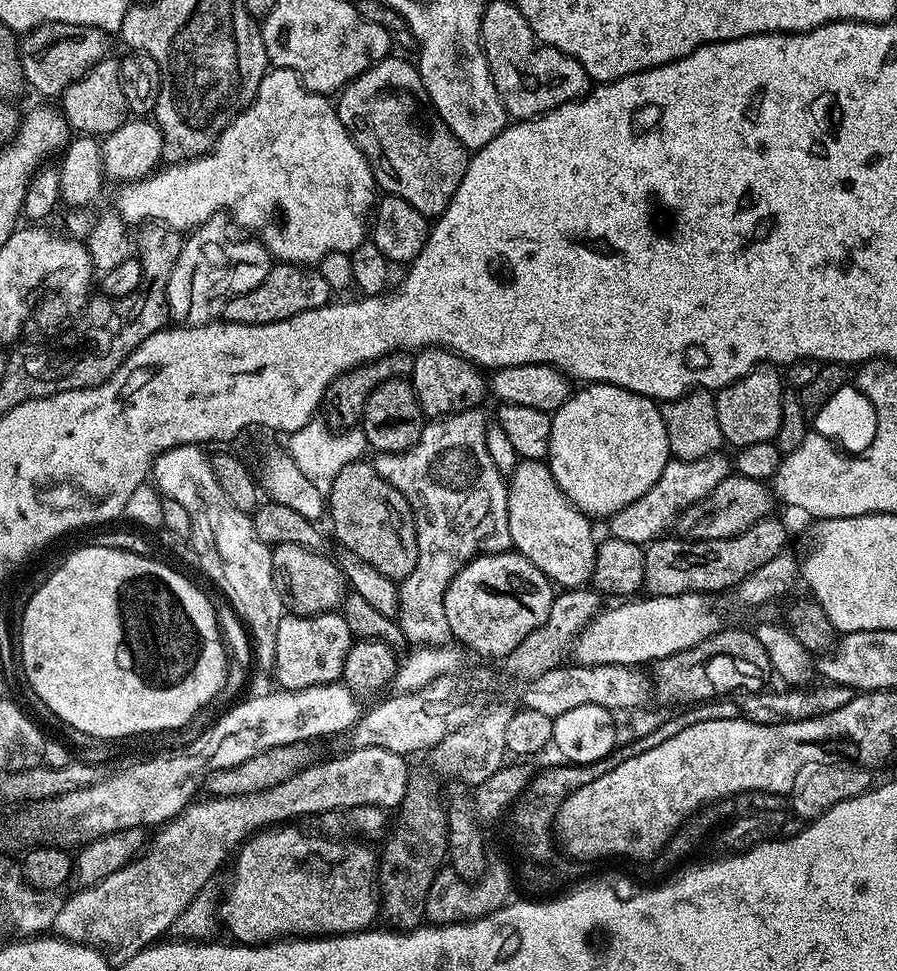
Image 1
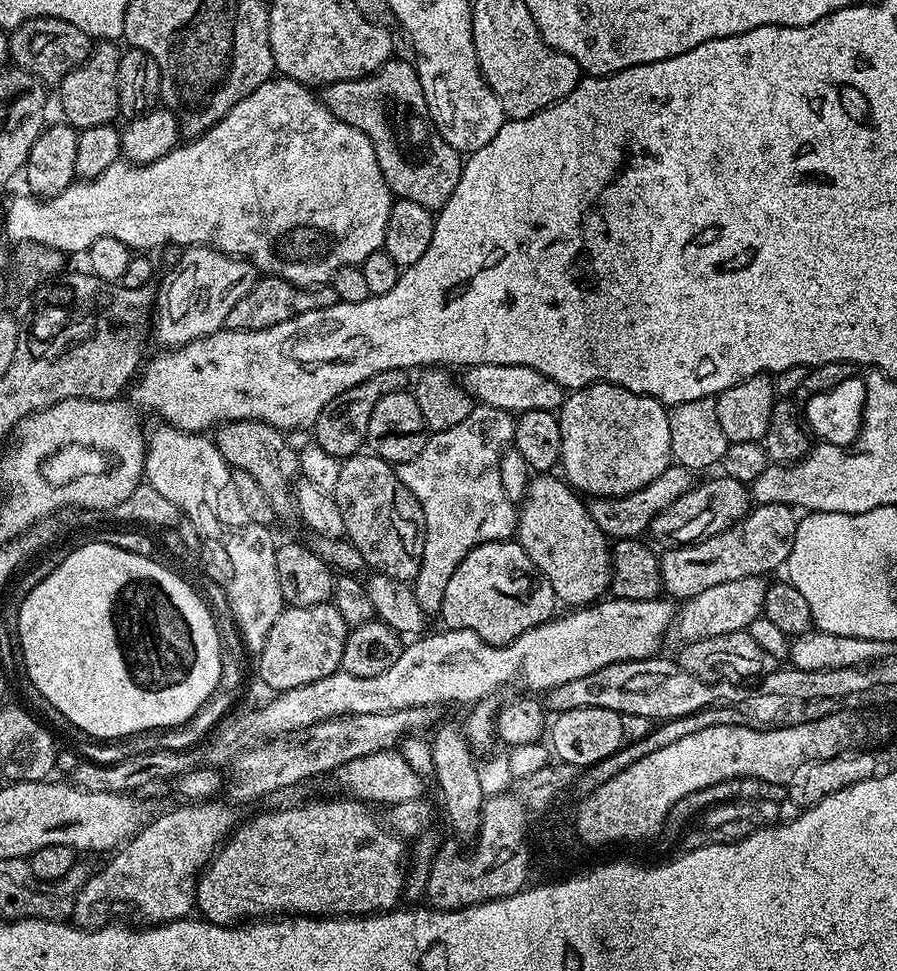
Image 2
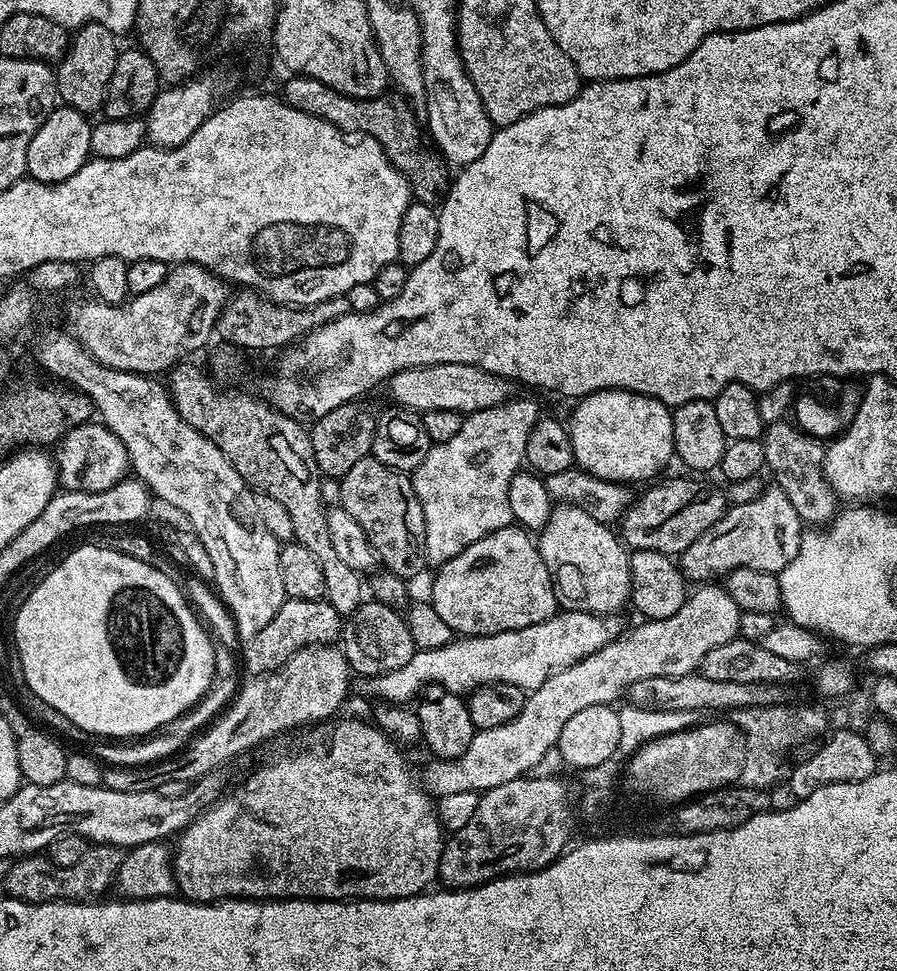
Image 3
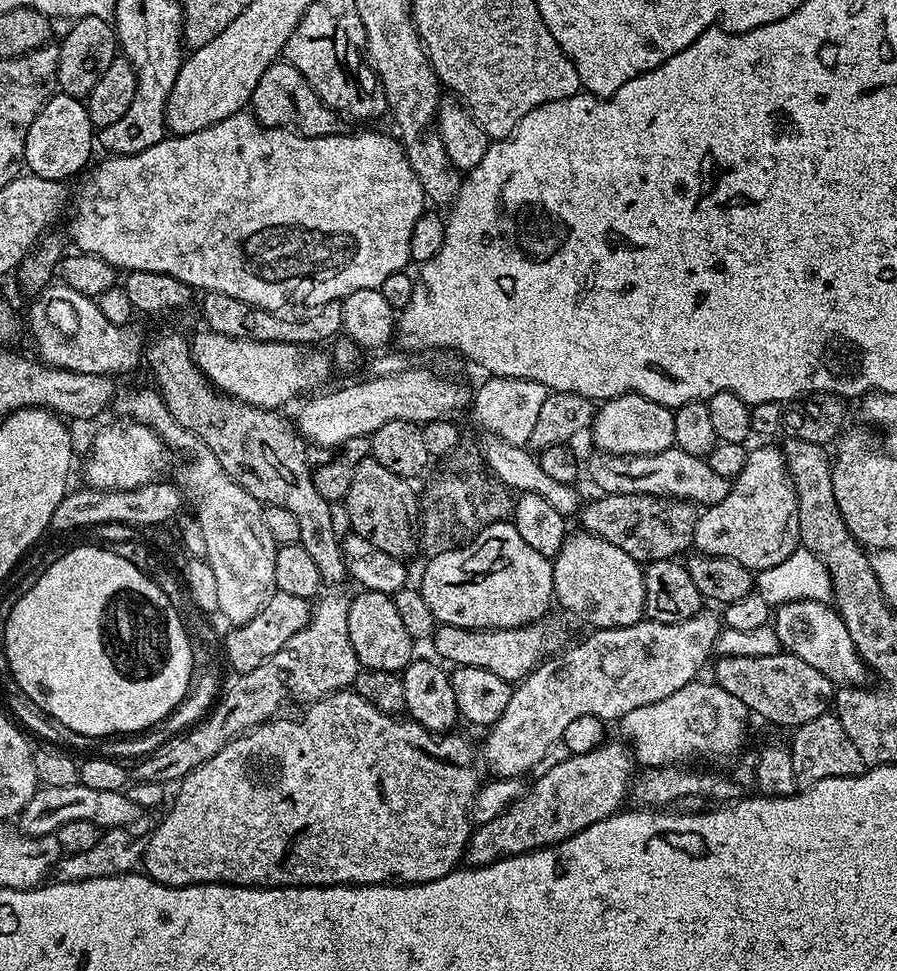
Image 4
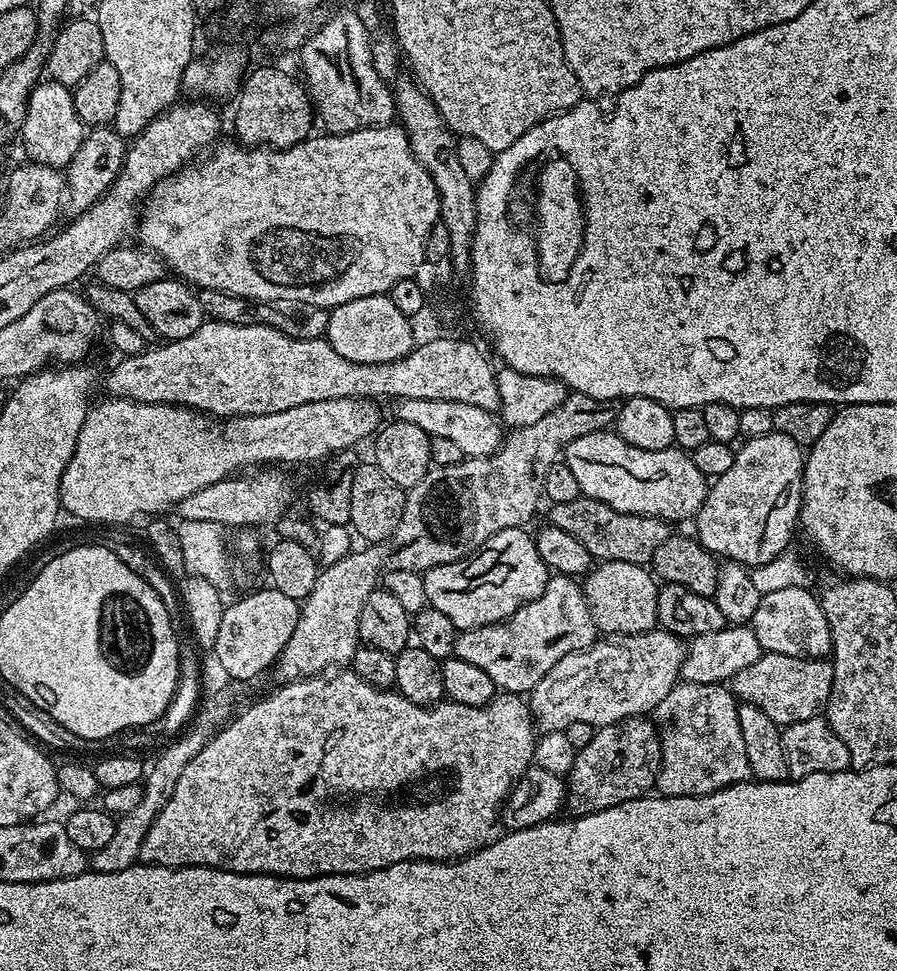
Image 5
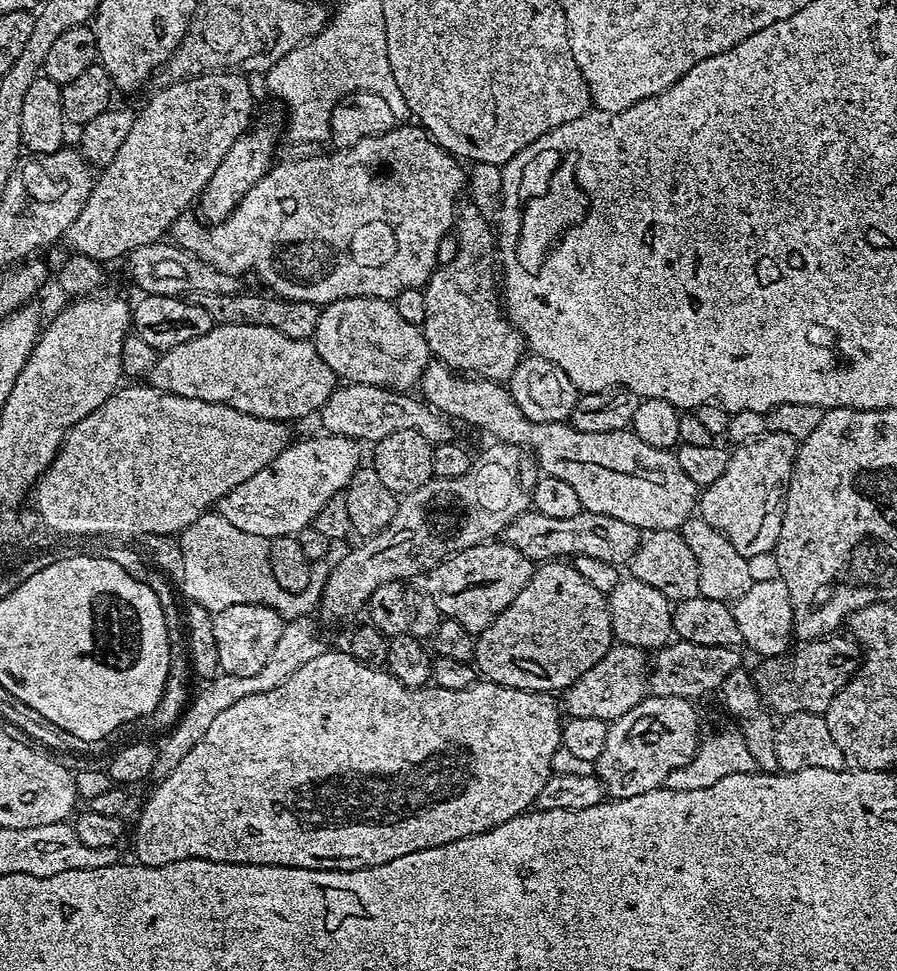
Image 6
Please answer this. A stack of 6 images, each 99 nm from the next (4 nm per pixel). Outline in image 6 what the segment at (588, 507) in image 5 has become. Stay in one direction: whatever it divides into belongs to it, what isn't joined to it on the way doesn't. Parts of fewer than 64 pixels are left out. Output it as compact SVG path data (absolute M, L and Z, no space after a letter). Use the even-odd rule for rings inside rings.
M529 510L514 518L514 522L510 522L502 533L503 543L514 546L514 550L526 554L526 558L533 562L556 562L570 555L572 558L598 558L598 562L617 566L627 565L631 561L641 539L641 529L630 526L630 522L583 510L574 514L574 518L549 518L546 514Z

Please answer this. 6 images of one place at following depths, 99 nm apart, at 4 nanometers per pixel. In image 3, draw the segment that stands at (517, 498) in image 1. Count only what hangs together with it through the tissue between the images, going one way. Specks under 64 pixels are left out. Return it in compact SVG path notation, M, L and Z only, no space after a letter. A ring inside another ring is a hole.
M557 503L546 526L538 533L538 547L542 554L542 562L546 562L546 570L550 570L550 578L556 591L556 603L561 609L569 612L616 614L621 611L619 608L623 604L629 603L632 595L632 579L628 565L629 549L609 525L590 518L586 510L573 504Z

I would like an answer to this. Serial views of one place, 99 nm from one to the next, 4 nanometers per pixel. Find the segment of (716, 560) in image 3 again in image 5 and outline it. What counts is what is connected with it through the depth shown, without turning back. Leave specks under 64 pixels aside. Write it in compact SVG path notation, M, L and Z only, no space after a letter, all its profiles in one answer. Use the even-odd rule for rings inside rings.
M773 430L767 433L764 437L754 437L752 439L745 439L741 443L741 448L735 449L736 457L734 458L734 466L730 466L730 470L726 470L726 474L715 477L711 481L708 489L708 496L702 502L699 512L694 517L694 525L696 524L696 532L694 531L695 539L700 541L700 544L706 551L712 553L717 558L729 556L729 561L743 564L745 566L755 566L758 564L765 564L774 558L778 558L789 547L788 543L792 540L792 531L797 531L798 521L800 518L800 498L804 494L804 461L806 459L806 452L801 445L794 442L794 438L786 438L786 434Z

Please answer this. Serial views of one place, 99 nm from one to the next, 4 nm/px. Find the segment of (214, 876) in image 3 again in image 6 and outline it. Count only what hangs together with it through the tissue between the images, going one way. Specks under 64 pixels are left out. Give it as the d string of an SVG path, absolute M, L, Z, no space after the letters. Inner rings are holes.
M325 650L318 654L318 658L310 658L306 666L294 670L282 686L274 686L274 690L266 690L266 694L250 694L250 698L234 702L234 706L214 718L202 742L198 742L198 746L194 746L194 750L190 750L190 754L186 754L186 758L182 758L182 762L178 762L178 766L174 766L166 779L159 781L156 789L149 794L136 820L135 863L161 868L183 860L213 860L223 864L269 864L306 870L353 872L359 868L394 862L394 858L402 858L418 850L446 846L467 836L488 832L494 826L502 826L502 822L510 822L510 818L529 811L538 790L546 786L548 777L553 773L551 758L561 748L562 712L557 701L555 704L552 700L555 699L546 692L527 692L485 679L466 686L466 690L442 690L435 686L407 688L383 667L363 664L346 650Z

